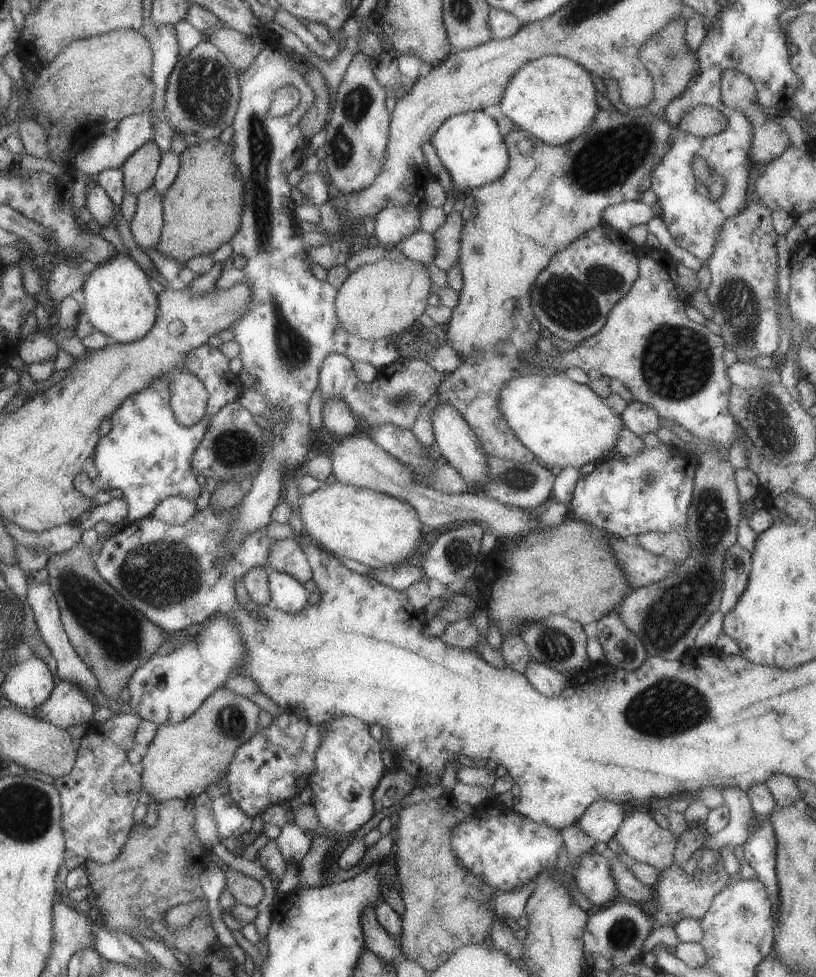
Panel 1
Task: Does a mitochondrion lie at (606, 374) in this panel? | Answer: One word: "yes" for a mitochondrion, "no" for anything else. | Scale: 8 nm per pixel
no

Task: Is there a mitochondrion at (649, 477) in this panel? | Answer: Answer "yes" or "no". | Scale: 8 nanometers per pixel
yes

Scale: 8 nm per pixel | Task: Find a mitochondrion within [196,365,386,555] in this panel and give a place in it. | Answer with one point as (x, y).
(233, 448)

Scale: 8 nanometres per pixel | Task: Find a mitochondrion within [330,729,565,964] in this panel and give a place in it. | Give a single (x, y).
(433, 914)

